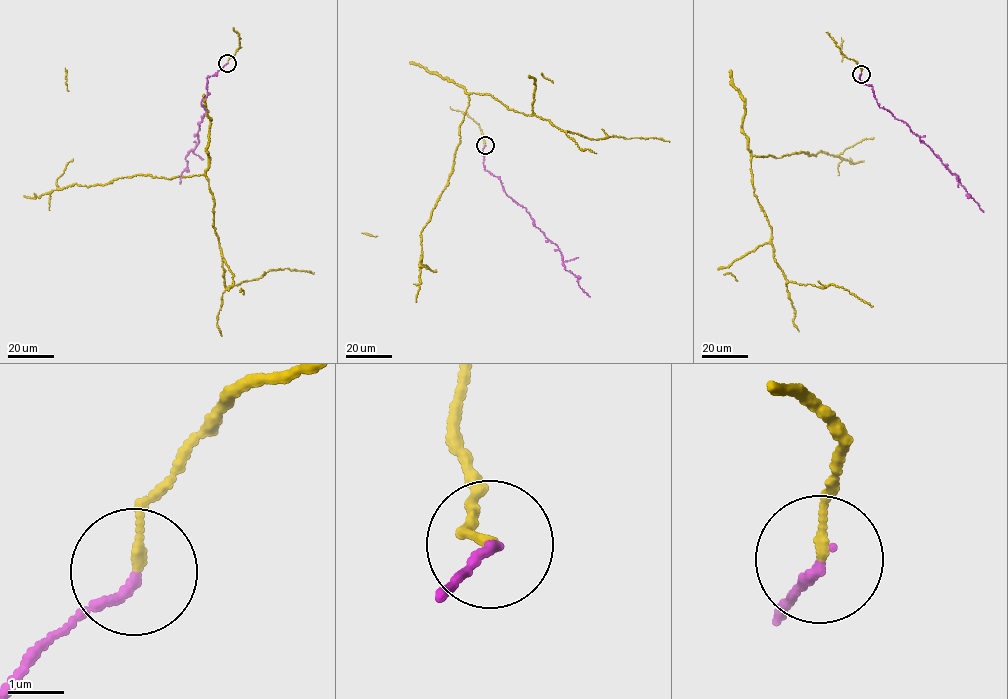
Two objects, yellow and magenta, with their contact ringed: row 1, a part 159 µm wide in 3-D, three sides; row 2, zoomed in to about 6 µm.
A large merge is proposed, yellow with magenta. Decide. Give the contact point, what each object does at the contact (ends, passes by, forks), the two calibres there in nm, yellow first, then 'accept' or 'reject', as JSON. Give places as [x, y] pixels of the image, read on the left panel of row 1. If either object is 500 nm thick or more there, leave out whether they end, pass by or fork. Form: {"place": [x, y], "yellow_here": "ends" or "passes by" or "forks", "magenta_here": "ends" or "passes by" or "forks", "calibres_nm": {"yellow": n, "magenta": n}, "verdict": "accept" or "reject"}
{"place": [227, 63], "yellow_here": "ends", "magenta_here": "ends", "calibres_nm": {"yellow": 150, "magenta": 160}, "verdict": "accept"}

